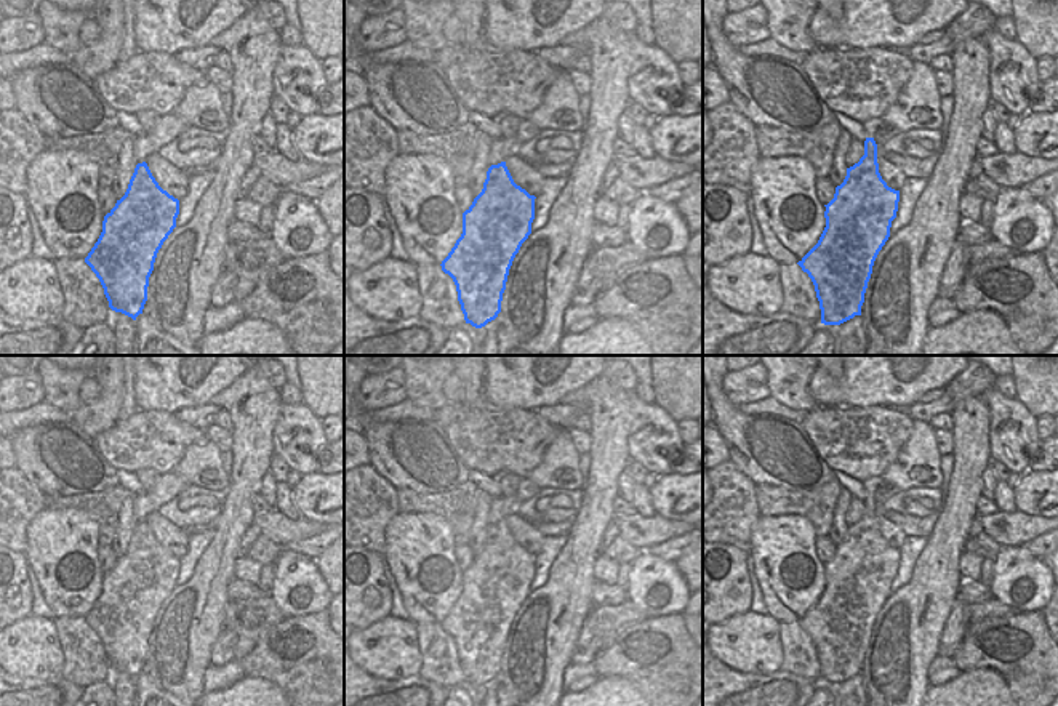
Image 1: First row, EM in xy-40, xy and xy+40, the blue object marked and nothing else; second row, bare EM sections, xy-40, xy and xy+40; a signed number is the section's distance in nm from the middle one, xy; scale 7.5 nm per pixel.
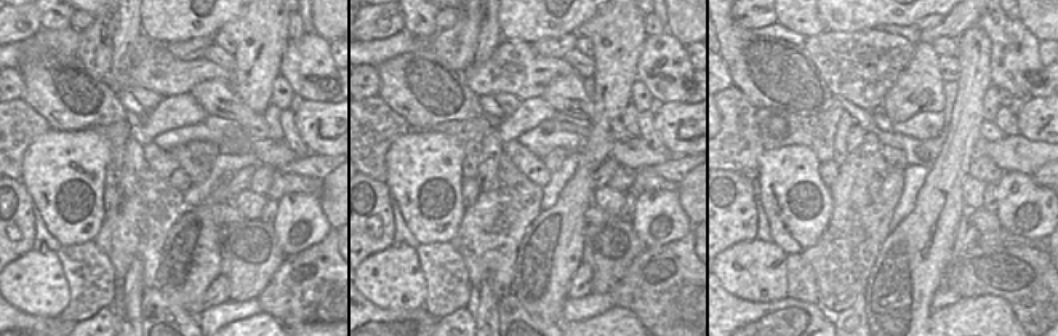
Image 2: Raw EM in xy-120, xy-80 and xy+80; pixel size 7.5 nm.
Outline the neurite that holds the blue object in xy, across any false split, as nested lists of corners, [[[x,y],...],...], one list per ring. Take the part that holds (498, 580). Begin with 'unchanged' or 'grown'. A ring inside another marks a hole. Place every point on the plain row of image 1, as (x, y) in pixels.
unchanged; [[[501,520],[488,527],[482,551],[463,572],[463,592],[440,624],[456,644],[466,682],[482,687],[501,671],[509,628],[531,592],[535,557],[514,541],[506,520]]]

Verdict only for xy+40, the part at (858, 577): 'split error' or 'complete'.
split error

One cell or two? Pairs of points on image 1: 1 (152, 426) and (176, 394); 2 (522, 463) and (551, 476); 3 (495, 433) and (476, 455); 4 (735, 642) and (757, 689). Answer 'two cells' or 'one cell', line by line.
1: two cells
2: two cells
3: one cell
4: two cells

